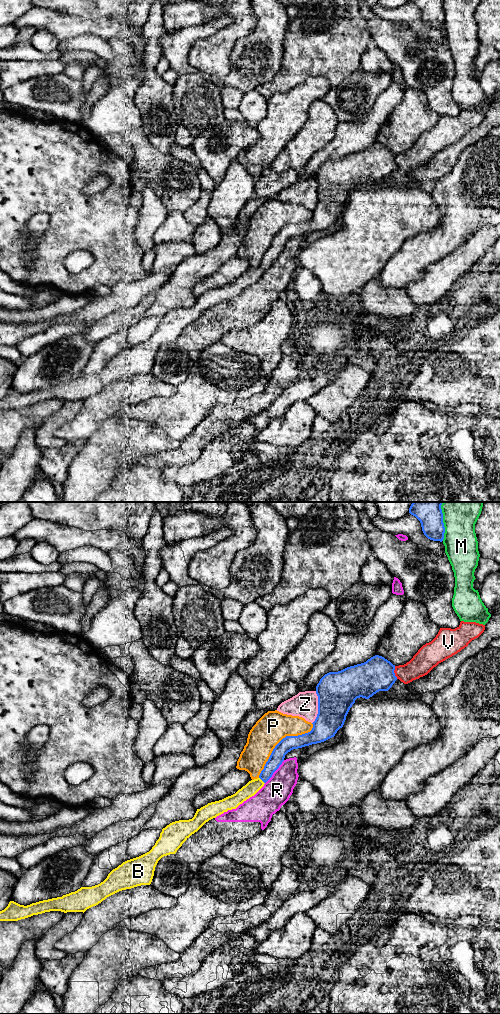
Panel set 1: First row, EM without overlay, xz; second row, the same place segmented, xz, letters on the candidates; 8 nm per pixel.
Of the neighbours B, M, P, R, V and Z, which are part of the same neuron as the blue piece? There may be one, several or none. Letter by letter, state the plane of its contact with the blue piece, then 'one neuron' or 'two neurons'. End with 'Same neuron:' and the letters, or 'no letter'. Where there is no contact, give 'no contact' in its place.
B: meets blue in xz; one neuron
M: meets blue in xz; two neurons
P: meets blue in xz; two neurons
R: meets blue in xz; two neurons
V: meets blue in xz; two neurons
Z: meets blue in xz; two neurons
Same neuron: B

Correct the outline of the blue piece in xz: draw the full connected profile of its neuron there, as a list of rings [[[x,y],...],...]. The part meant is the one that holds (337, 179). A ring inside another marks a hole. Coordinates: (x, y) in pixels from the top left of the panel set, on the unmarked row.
[[[375,143],[364,151],[325,162],[316,174],[318,202],[312,211],[312,218],[302,223],[283,226],[273,237],[257,267],[249,269],[235,282],[197,297],[192,307],[167,313],[149,340],[123,350],[100,372],[81,375],[62,385],[27,394],[10,389],[8,394],[0,399],[0,409],[18,409],[50,399],[84,401],[119,379],[150,373],[155,355],[162,345],[175,342],[182,332],[209,308],[228,298],[236,297],[254,284],[279,256],[288,240],[334,225],[343,215],[346,204],[357,186],[369,187],[377,180],[388,179],[392,175],[397,168],[394,158],[395,153],[390,149]]]

